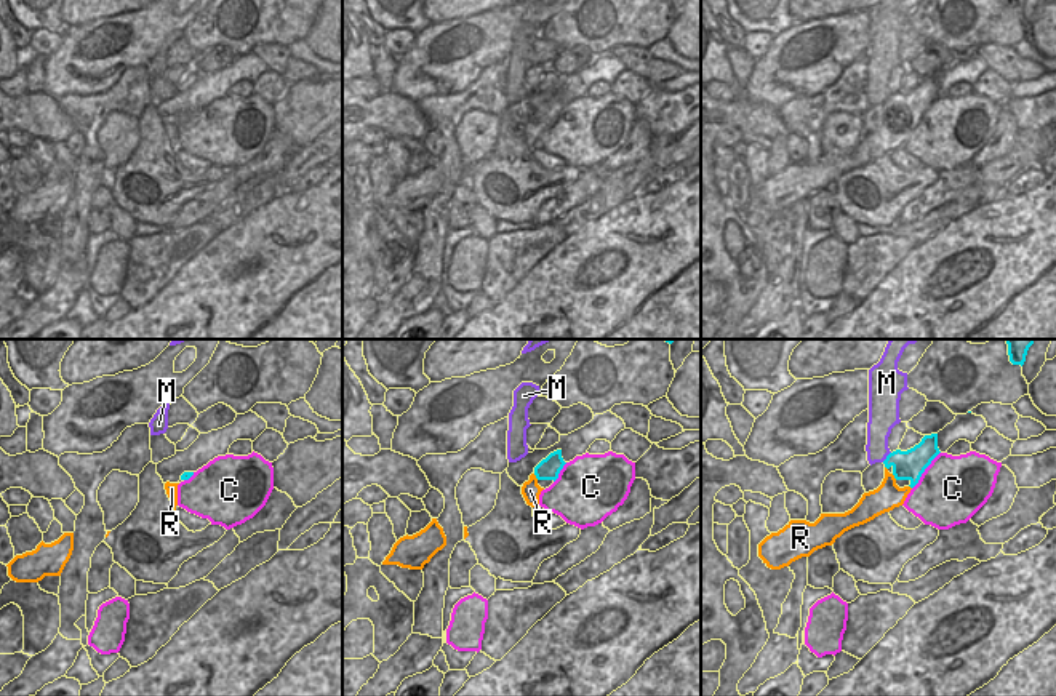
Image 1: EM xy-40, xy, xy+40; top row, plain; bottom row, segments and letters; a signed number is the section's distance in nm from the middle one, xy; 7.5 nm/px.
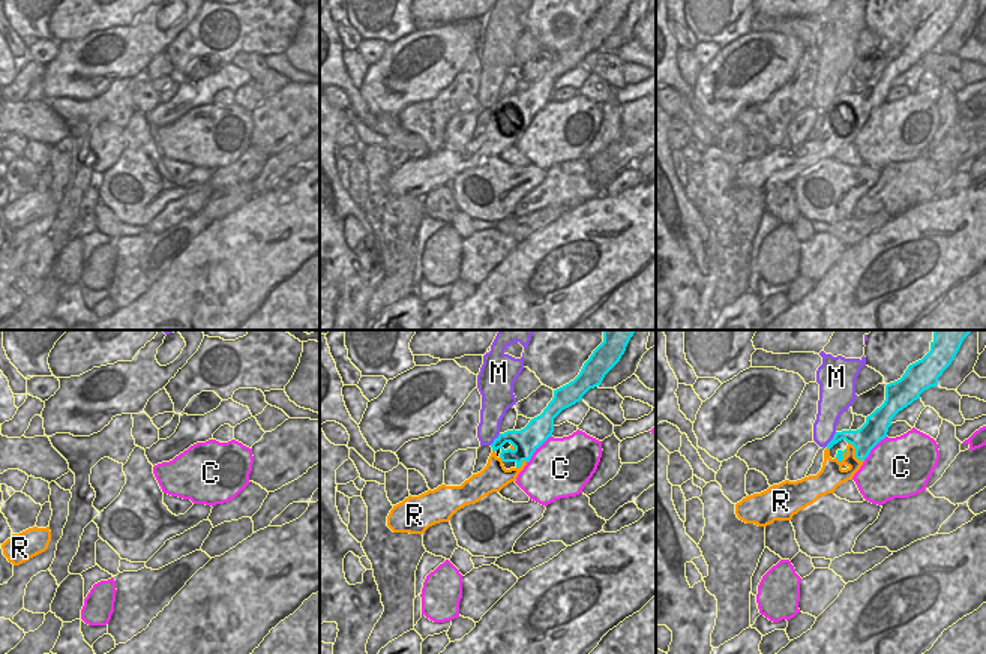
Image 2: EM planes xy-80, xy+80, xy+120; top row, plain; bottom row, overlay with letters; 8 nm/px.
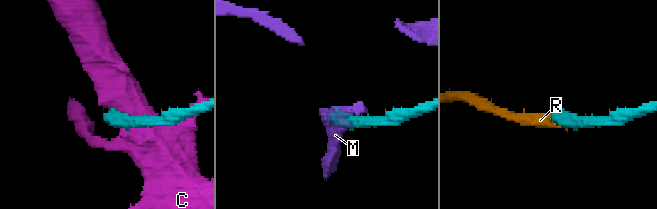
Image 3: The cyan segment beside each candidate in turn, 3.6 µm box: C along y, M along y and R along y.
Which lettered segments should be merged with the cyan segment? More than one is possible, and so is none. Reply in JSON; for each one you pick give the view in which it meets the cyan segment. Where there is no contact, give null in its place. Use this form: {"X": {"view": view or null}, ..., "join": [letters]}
{"R": {"view": "xy"}, "join": ["R"]}

